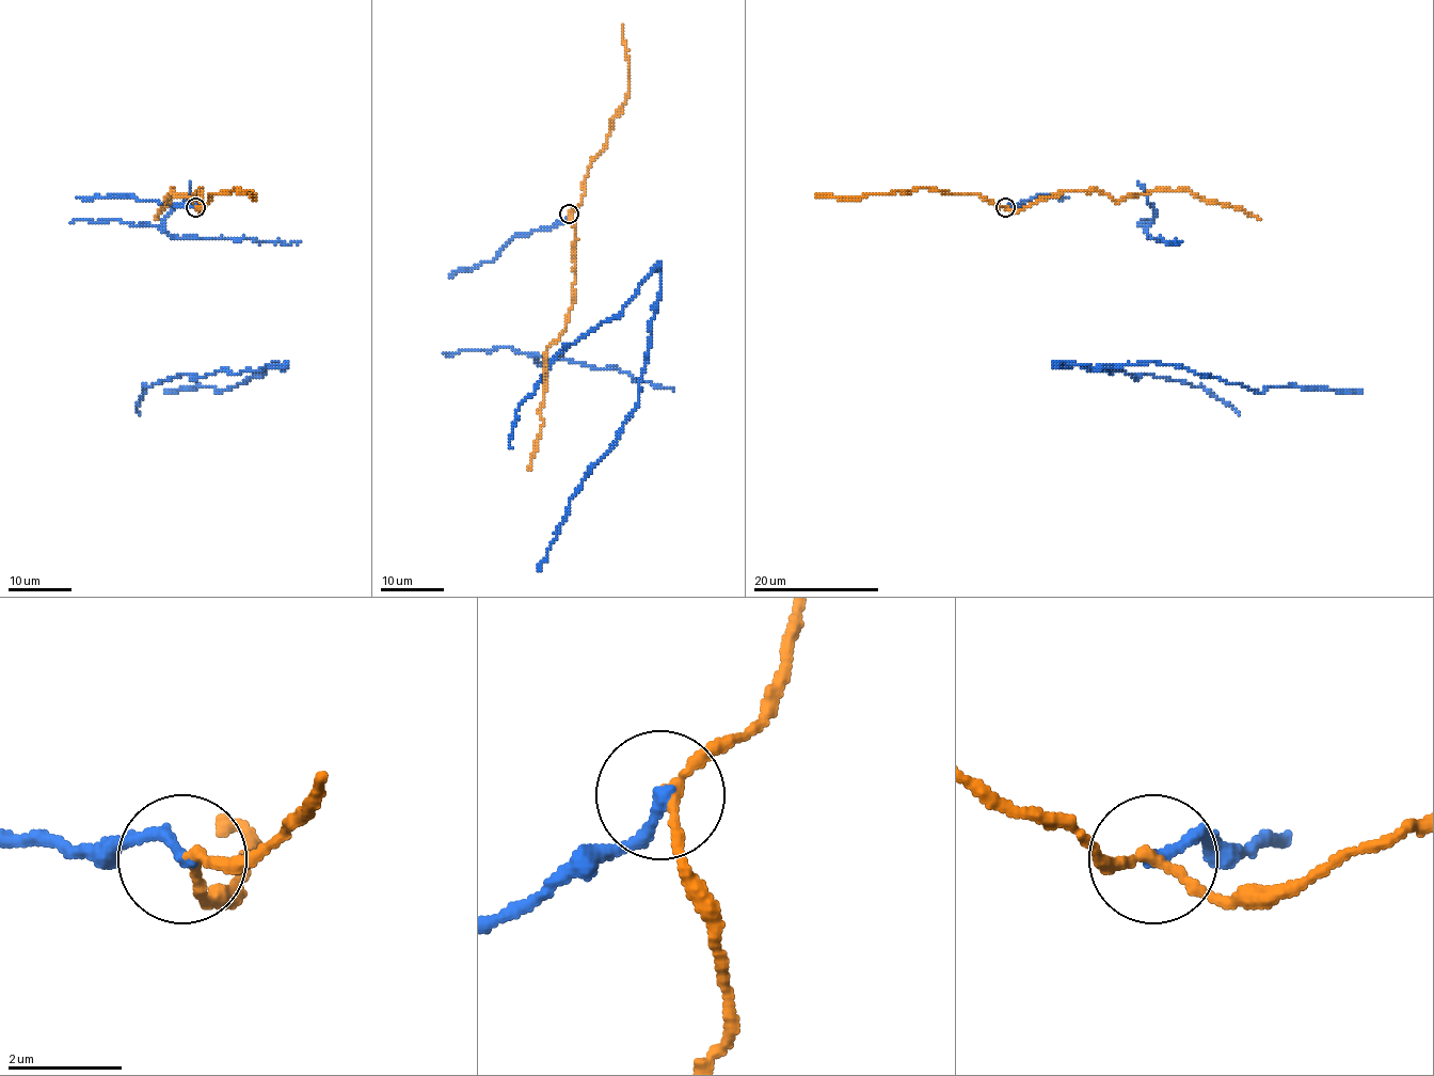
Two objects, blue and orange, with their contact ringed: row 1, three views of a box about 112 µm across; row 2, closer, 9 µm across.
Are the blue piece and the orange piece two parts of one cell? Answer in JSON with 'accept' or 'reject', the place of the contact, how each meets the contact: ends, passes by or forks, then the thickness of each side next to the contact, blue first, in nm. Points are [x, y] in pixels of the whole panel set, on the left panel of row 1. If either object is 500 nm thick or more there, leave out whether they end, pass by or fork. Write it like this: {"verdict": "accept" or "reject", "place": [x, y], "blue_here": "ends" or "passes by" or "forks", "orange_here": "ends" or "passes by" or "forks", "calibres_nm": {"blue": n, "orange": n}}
{"verdict": "reject", "place": [195, 207], "blue_here": "ends", "orange_here": "passes by", "calibres_nm": {"blue": 220, "orange": 170}}

